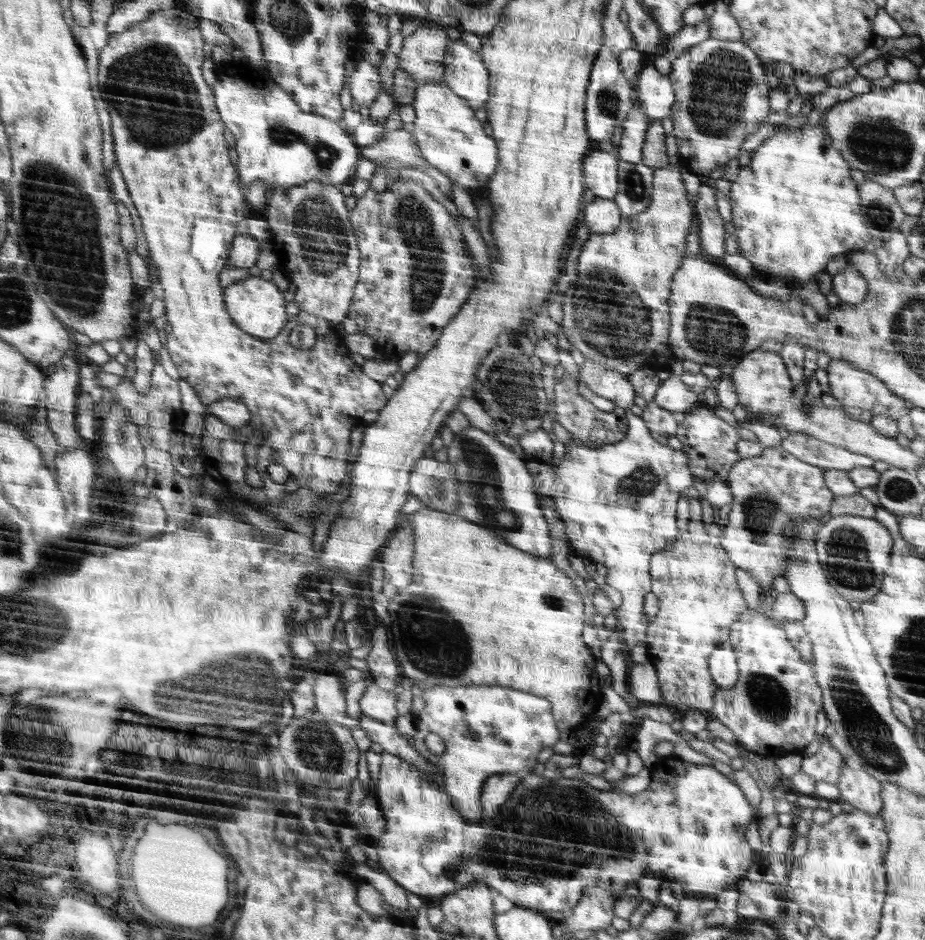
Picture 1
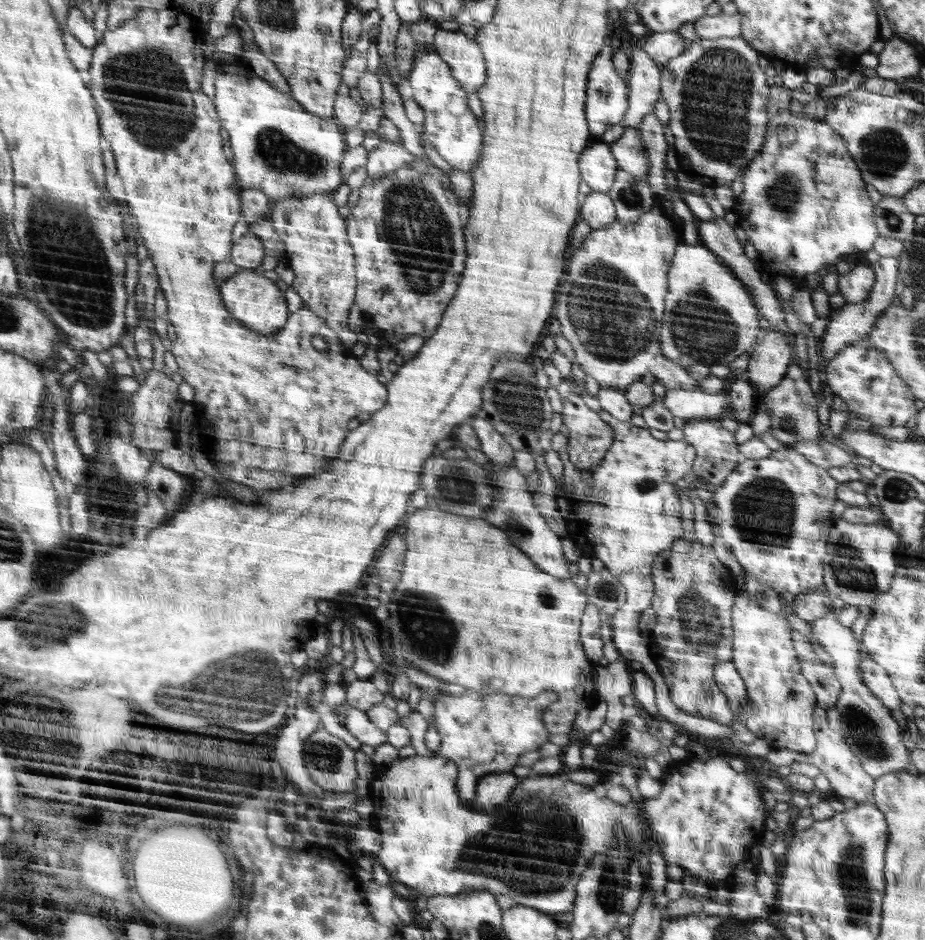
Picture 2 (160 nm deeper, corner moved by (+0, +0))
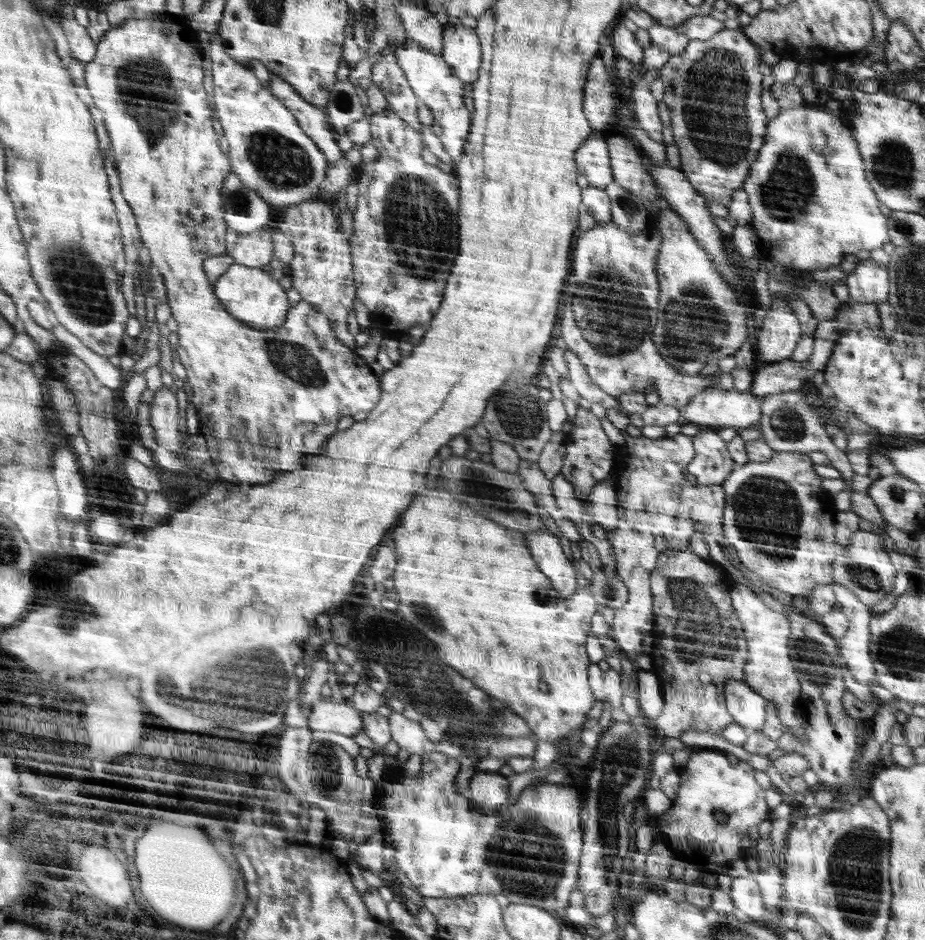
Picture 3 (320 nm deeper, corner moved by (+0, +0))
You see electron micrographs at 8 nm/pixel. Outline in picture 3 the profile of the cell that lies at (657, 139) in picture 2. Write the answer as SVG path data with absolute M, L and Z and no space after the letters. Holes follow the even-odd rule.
M642 78L635 81L630 98L635 114L635 121L638 122L637 126L642 128L642 130L646 130L652 140L663 143L663 126L660 117L658 117L658 101L650 93L650 86L646 79Z

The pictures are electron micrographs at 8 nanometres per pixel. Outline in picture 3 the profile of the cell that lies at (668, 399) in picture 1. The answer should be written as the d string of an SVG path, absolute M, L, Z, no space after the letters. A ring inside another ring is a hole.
M708 387L702 393L697 394L684 408L678 408L682 418L686 418L691 423L697 423L705 428L734 427L759 428L762 418L762 398L754 396L750 392L738 392L730 389L724 390L718 387Z

